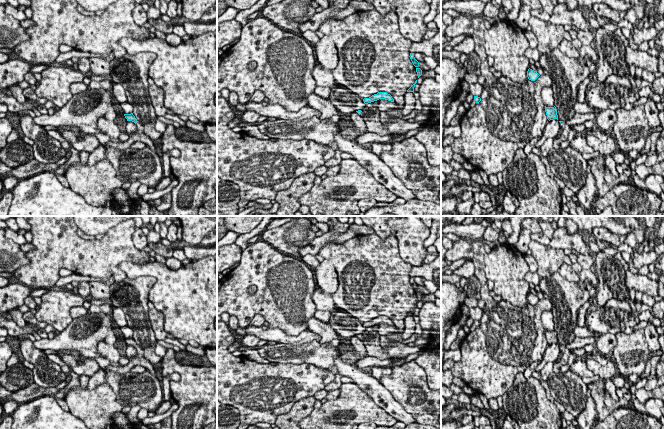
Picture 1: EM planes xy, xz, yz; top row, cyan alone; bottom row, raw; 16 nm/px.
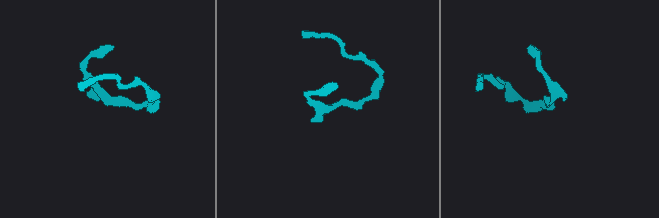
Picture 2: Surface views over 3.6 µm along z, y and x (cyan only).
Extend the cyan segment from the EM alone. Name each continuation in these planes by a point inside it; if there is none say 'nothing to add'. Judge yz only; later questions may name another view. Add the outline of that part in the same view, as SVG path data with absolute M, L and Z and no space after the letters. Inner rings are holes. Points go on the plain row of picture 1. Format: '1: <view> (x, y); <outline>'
1: yz (564, 359); M565 345L561 346L560 347L560 352L562 353L561 354L561 357L559 359L559 362L562 364L562 365L567 365L569 363L569 356L570 356L570 350L568 350Z

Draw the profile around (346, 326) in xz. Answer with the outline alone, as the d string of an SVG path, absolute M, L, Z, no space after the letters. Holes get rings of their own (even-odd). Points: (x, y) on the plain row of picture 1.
M334 312L331 315L329 325L343 340L349 340L352 336L363 334L366 330L363 323L352 317L347 312Z

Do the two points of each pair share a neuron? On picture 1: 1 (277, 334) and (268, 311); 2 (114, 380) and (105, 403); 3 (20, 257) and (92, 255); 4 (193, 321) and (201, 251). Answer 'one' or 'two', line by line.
1: two
2: two
3: two
4: two

